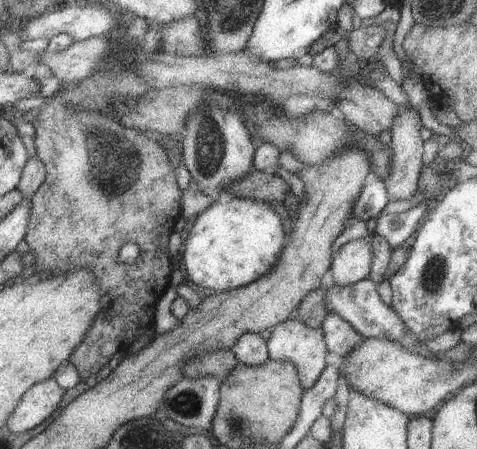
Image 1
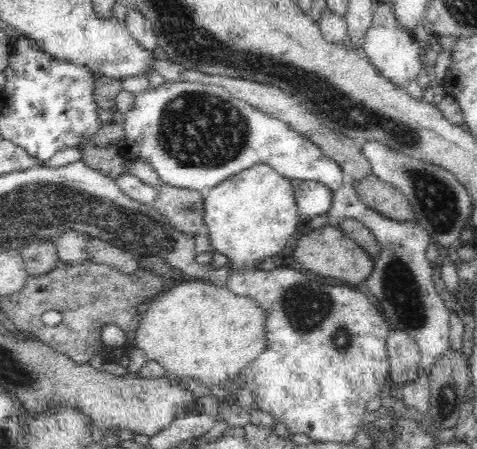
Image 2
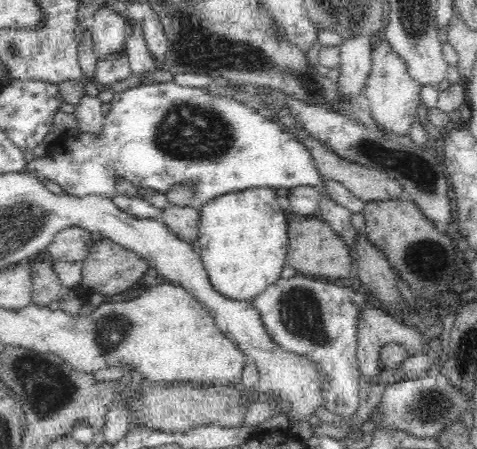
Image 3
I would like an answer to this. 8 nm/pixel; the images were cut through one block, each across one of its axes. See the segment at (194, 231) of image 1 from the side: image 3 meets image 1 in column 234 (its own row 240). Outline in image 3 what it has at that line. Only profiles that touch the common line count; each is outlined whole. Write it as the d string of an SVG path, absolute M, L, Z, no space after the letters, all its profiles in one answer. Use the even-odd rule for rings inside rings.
M250 186L224 192L202 206L200 254L218 292L250 302L268 284L282 278L282 266L290 250L290 212L280 206L278 188Z

